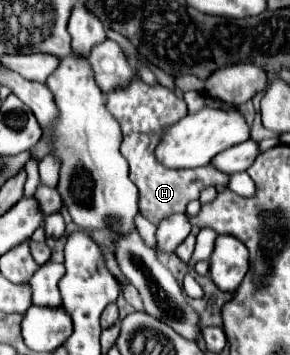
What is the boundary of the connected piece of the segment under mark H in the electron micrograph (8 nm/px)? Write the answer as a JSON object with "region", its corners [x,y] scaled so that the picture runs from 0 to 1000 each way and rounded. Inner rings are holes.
{"region":[[[462,214],[434,242],[372,259],[366,299],[421,361],[414,423],[448,468],[448,507],[476,530],[483,592],[497,592],[503,620],[552,631],[552,620],[566,620],[586,603],[641,597],[641,575],[655,563],[683,563],[683,546],[697,530],[745,524],[745,518],[766,518],[766,524],[786,518],[793,496],[772,490],[766,479],[738,473],[731,462],[697,468],[683,479],[593,479],[572,468],[552,468],[552,456],[538,451],[531,423],[538,423],[545,400],[559,394],[566,361],[607,349],[621,332],[634,332],[648,321],[641,287],[628,276],[614,276],[593,254],[579,254],[552,237],[531,237],[531,242],[497,237],[483,220]]]}

